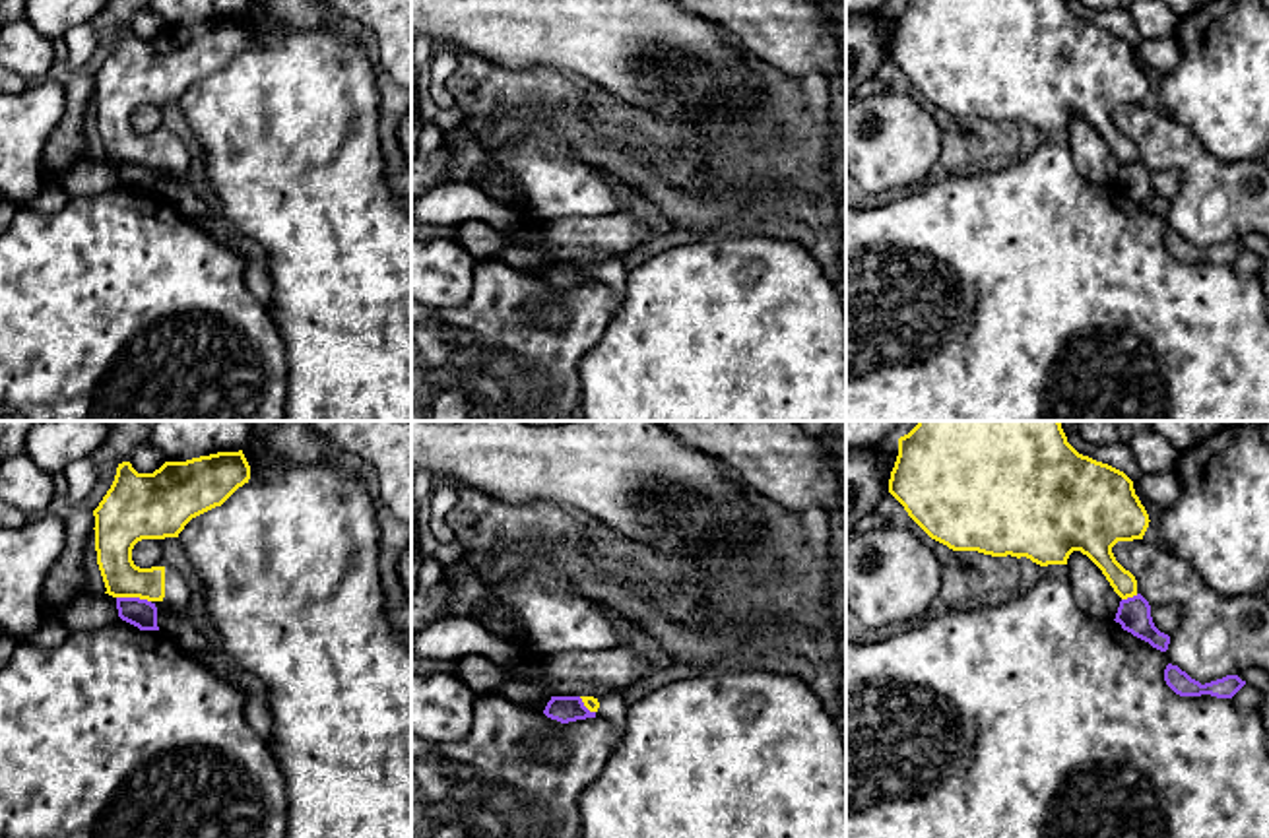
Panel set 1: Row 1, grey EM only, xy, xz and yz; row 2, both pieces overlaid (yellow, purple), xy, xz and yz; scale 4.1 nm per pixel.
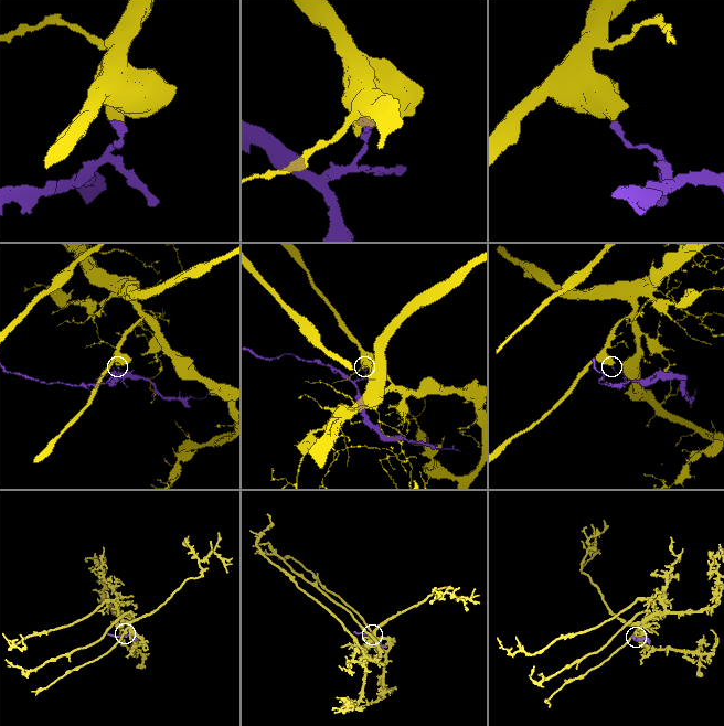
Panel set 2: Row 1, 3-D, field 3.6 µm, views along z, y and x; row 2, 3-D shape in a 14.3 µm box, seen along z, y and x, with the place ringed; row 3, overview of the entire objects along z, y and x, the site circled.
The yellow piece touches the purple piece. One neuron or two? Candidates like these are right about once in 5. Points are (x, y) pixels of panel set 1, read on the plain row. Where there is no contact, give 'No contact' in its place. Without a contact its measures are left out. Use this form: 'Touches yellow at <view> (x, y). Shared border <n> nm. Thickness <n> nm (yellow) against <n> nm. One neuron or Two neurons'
Touches yellow at xy (134, 161). Shared border 150 nm. Thickness 160 nm (yellow) against 120 nm. Two neurons

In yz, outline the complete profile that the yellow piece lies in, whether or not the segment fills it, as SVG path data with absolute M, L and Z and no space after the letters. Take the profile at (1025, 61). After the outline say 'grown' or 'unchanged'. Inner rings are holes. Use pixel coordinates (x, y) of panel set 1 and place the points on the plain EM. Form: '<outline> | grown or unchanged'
M904 0L898 4L889 58L931 105L953 116L1026 122L1040 132L1067 130L1069 120L1081 116L1122 165L1137 161L1135 142L1116 126L1112 113L1143 105L1149 80L1123 37L1079 19L1065 0Z | unchanged

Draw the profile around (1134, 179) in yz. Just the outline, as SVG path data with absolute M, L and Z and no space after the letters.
M1141 159L1122 165L1114 186L1120 188L1123 196L1149 208L1153 213L1160 217L1168 215L1170 202L1155 192L1151 171Z

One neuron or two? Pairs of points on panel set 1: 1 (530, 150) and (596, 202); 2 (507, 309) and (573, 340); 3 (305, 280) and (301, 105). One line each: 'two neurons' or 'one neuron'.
1: one neuron
2: one neuron
3: one neuron

